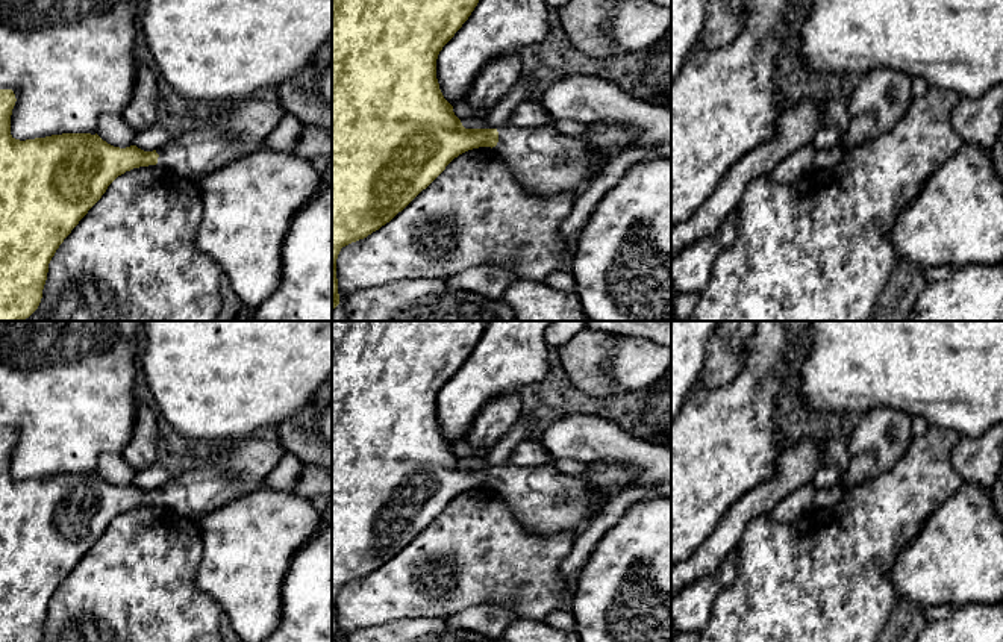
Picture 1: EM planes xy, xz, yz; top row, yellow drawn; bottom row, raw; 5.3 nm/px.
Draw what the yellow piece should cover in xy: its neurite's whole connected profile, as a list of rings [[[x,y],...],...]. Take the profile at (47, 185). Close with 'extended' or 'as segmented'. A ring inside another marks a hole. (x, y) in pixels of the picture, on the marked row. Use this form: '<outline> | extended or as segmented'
[[[0,89],[0,321],[24,321],[38,309],[48,263],[56,250],[118,176],[133,168],[158,164],[200,183],[214,171],[262,150],[265,138],[286,114],[274,91],[265,91],[241,100],[232,108],[214,111],[215,120],[209,126],[171,138],[153,151],[144,151],[136,145],[114,147],[97,133],[62,133],[26,141],[15,139],[11,135],[11,115],[15,101],[12,89]]] | extended

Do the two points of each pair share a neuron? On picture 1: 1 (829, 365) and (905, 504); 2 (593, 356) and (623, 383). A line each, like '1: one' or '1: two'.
1: two
2: two

